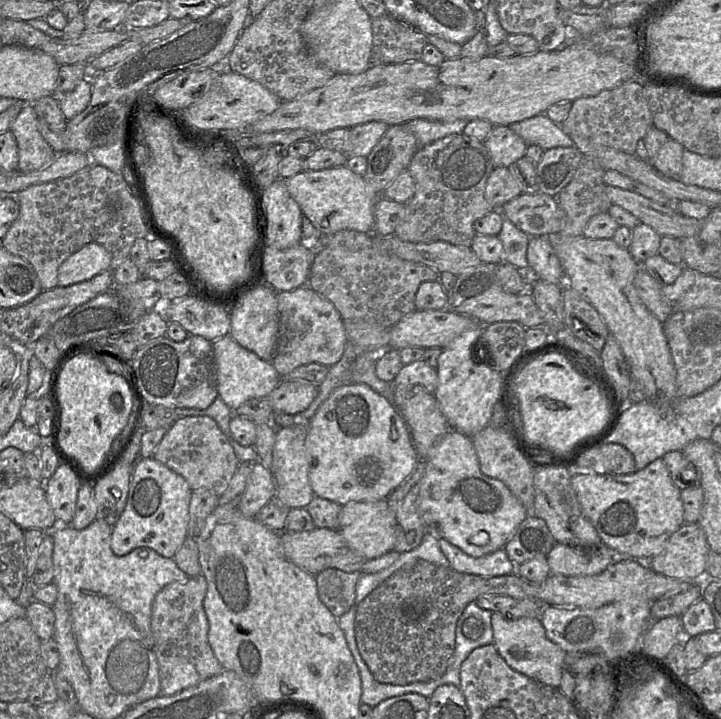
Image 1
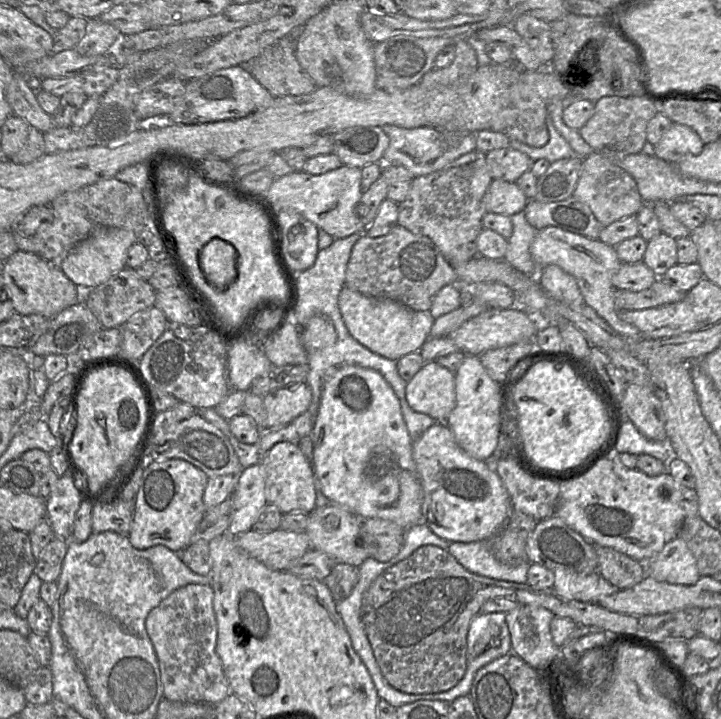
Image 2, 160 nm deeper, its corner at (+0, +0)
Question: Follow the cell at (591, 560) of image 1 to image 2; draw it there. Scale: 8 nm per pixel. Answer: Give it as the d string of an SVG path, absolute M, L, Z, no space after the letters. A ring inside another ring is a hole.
M554 570L553 588L561 596L582 602L597 603L602 597L611 595L620 589L609 583L598 572L580 574Z

